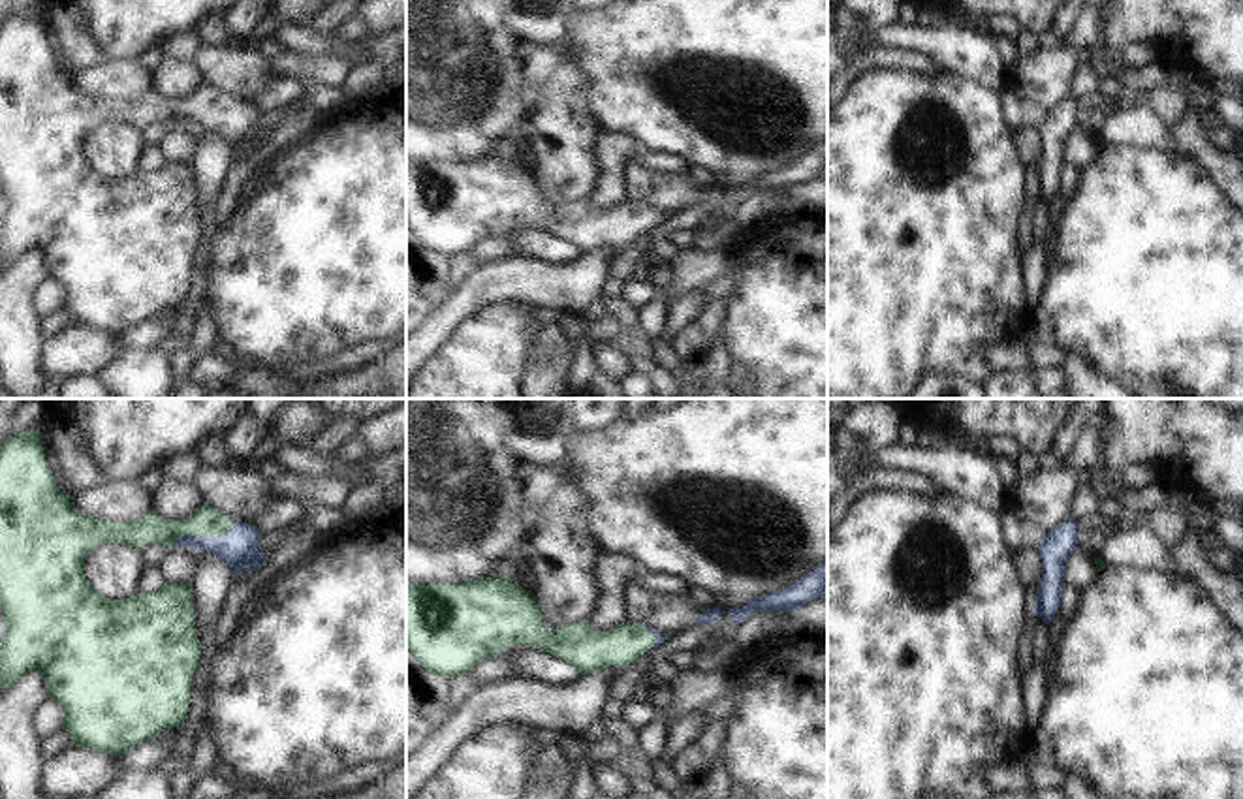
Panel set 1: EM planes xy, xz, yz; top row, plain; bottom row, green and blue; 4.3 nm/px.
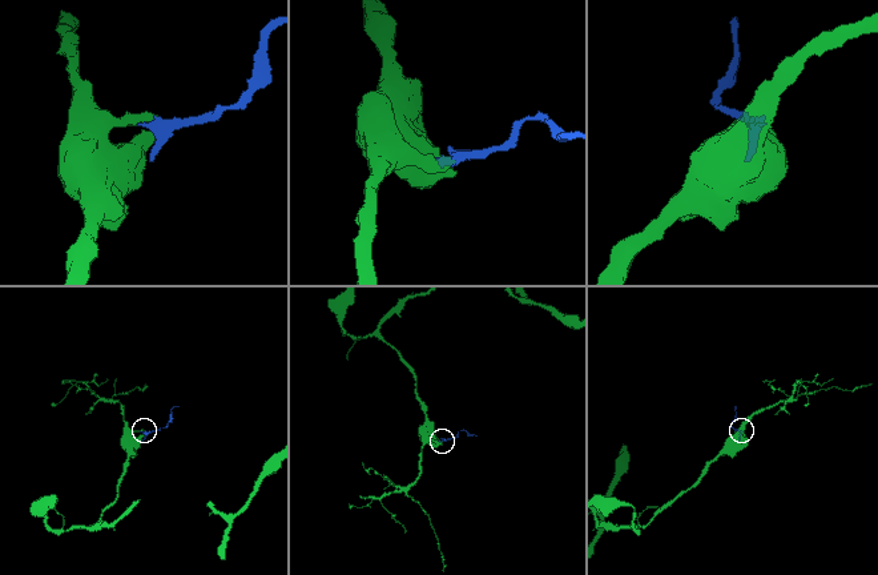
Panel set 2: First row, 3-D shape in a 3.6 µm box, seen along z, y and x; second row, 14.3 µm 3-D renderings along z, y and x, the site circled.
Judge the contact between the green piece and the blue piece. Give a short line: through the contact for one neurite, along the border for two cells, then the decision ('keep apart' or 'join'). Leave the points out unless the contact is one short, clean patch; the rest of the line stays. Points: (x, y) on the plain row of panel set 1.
line xy (205, 100), (204, 113), (220, 113), (239, 125); join

